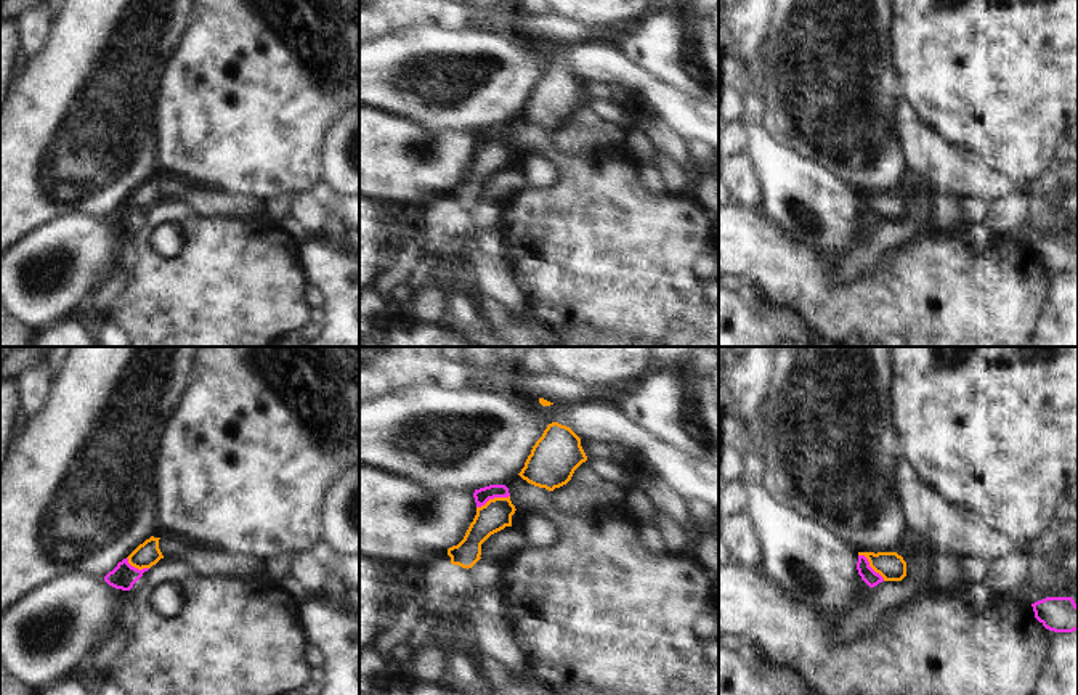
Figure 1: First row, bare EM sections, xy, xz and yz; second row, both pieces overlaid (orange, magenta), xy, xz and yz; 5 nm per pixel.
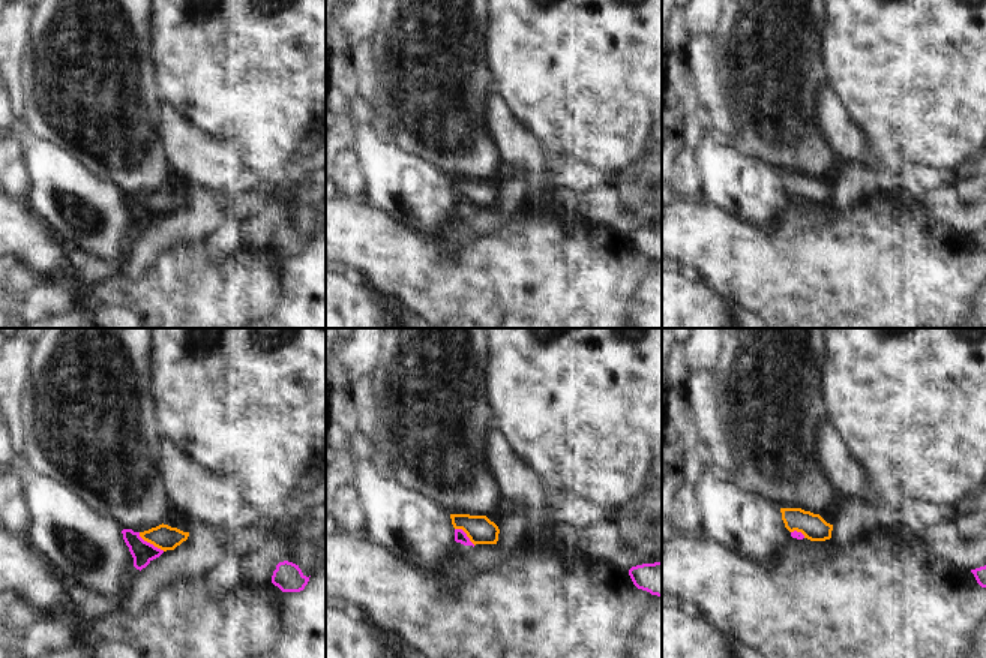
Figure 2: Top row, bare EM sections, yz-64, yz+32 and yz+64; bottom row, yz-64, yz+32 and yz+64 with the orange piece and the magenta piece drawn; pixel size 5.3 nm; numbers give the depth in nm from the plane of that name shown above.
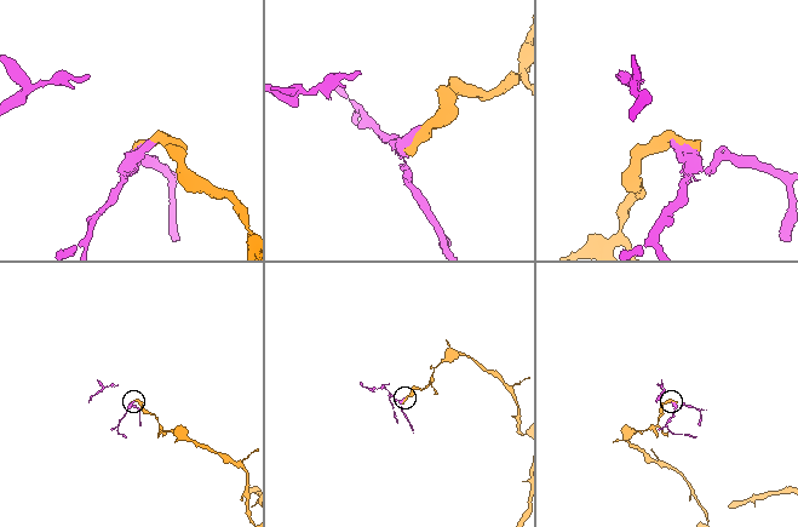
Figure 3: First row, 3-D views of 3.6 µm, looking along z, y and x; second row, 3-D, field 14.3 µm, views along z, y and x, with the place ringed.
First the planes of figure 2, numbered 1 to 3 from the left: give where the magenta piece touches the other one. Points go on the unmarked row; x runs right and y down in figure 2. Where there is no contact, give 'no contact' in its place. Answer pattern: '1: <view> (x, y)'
1: yz-64 (150, 207)
2: yz+32 (465, 197)
3: yz+64 (799, 195)

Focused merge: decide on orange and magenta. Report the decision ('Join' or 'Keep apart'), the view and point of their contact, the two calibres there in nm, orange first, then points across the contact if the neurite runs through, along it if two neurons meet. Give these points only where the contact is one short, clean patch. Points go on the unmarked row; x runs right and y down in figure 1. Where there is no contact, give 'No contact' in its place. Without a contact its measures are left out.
Keep apart. Touches orange at xz (494, 138). Thickness 160 nm (orange) against 80 nm. Boundary: xz (509, 135), (490, 138), (477, 148)

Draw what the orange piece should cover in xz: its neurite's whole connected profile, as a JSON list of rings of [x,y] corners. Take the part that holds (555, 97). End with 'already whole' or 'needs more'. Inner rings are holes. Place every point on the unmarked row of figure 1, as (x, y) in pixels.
[[[552,63],[533,87],[518,116],[534,127],[553,132],[566,125],[586,101],[581,79],[569,67]]] | already whole

